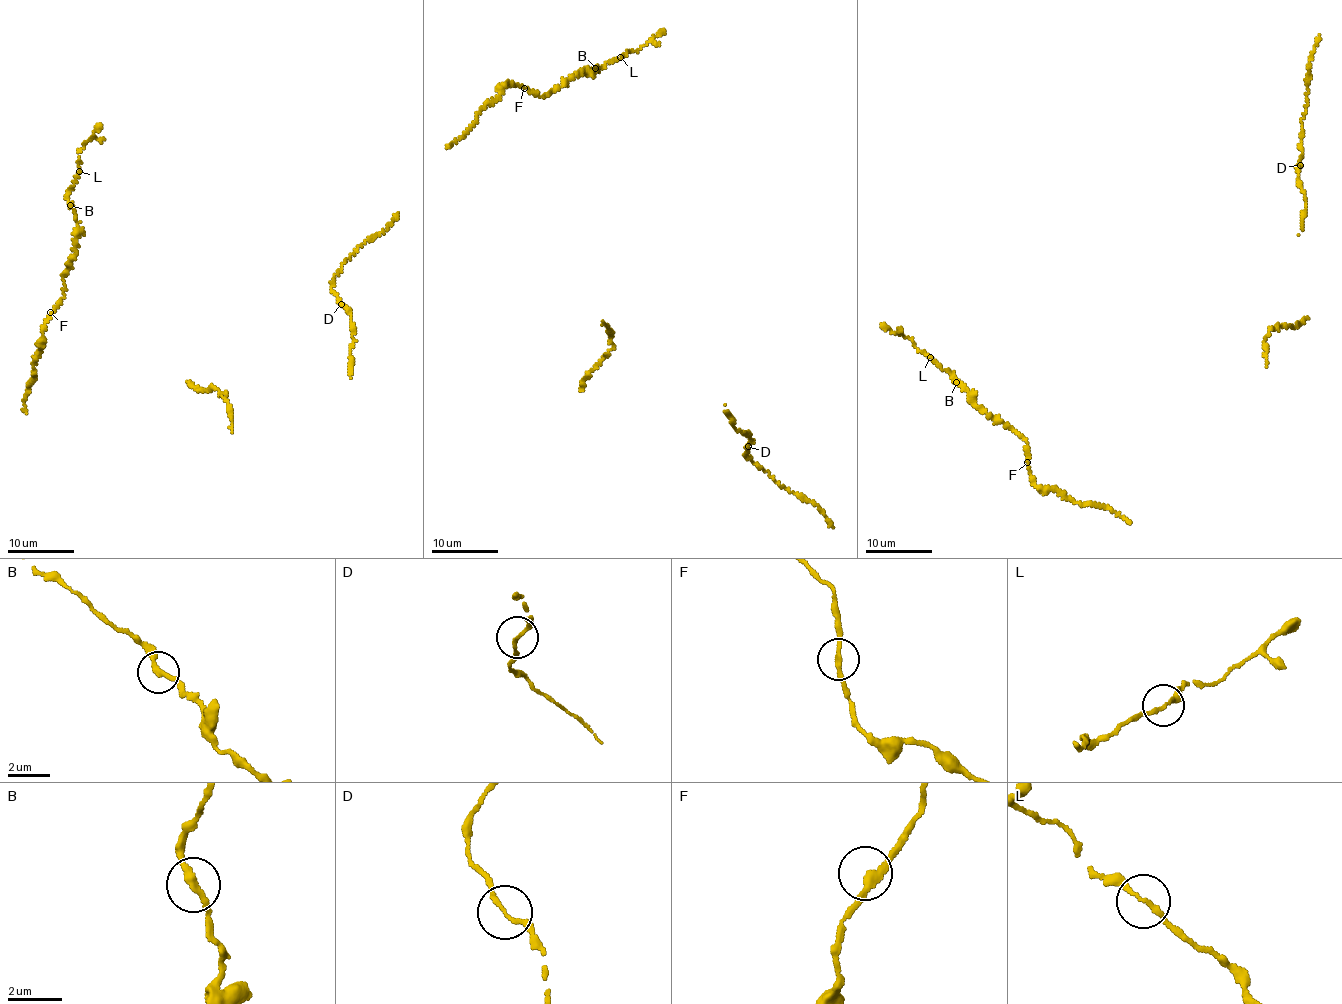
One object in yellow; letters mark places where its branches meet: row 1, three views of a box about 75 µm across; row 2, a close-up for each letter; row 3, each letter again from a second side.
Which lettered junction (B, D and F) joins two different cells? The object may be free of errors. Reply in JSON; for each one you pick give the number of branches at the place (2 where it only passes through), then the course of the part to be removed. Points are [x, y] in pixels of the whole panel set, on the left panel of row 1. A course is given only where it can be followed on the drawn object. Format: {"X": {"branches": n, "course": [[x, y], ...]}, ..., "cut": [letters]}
{"cut": []}

